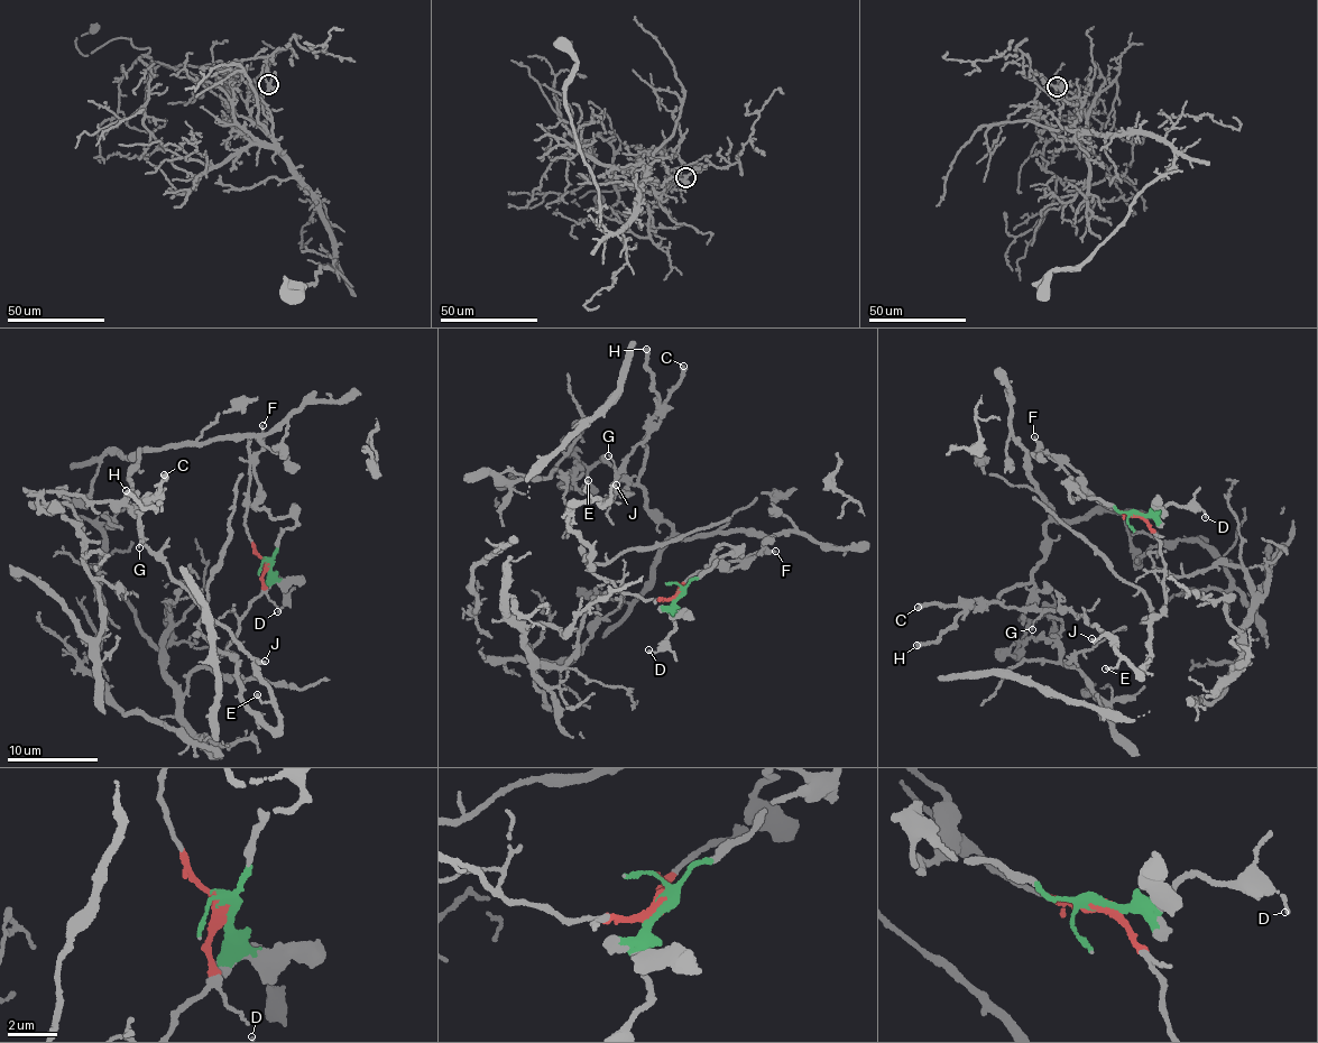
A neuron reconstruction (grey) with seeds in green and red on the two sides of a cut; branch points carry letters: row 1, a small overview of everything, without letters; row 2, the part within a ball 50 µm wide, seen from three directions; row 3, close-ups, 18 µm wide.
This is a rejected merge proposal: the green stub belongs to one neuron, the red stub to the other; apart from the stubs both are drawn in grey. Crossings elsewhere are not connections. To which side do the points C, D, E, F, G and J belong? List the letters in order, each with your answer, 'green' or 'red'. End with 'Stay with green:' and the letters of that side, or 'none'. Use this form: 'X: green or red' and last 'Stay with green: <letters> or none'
C: red
D: green
E: red
F: green
G: red
J: red
Stay with green: D, F

